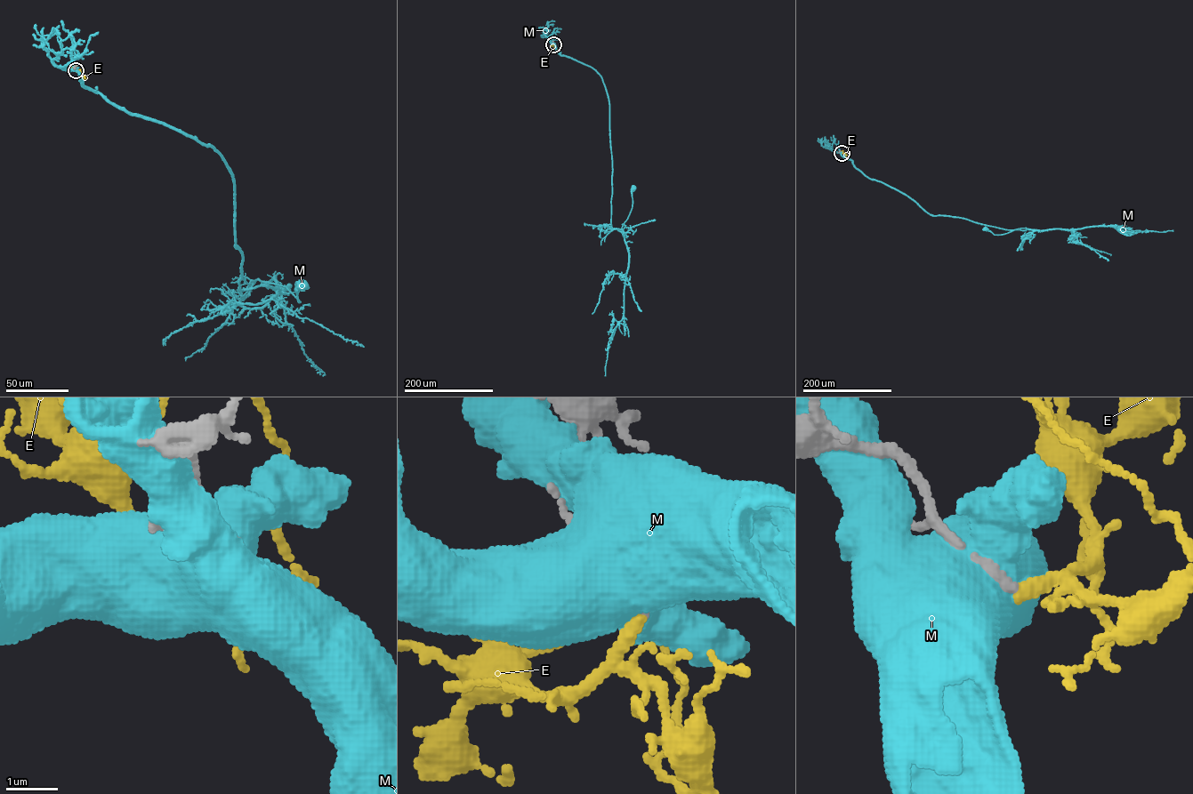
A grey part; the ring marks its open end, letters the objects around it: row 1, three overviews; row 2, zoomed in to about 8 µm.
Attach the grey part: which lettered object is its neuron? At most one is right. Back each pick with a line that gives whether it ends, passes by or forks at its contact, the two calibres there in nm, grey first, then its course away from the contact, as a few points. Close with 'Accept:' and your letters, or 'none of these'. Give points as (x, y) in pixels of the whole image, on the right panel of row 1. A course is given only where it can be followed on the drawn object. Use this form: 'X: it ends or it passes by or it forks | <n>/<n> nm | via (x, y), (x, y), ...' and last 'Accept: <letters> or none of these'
E: it forks | 160/180 nm
Accept: E

